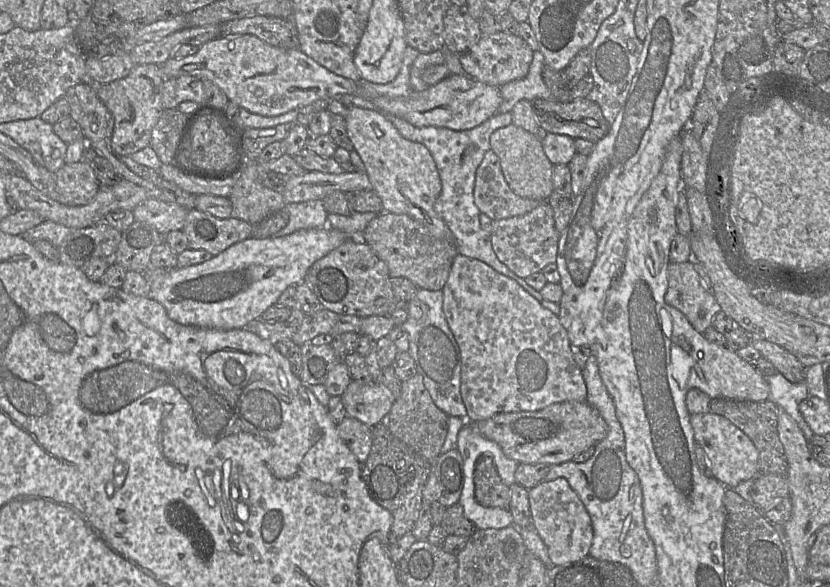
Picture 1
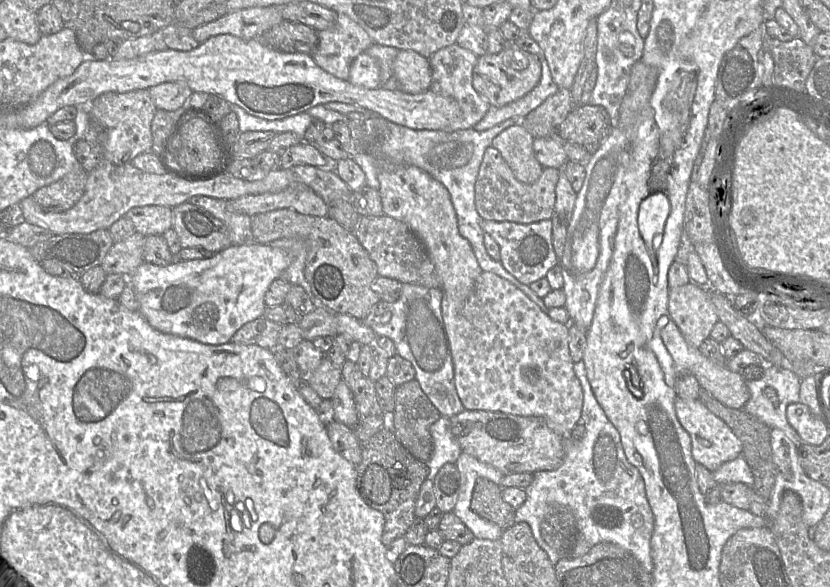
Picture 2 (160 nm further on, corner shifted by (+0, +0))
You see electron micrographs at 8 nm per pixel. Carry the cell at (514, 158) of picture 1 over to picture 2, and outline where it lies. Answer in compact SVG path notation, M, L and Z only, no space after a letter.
M521 121L500 132L492 141L507 162L515 177L523 183L535 182L543 171L533 150L534 137Z

